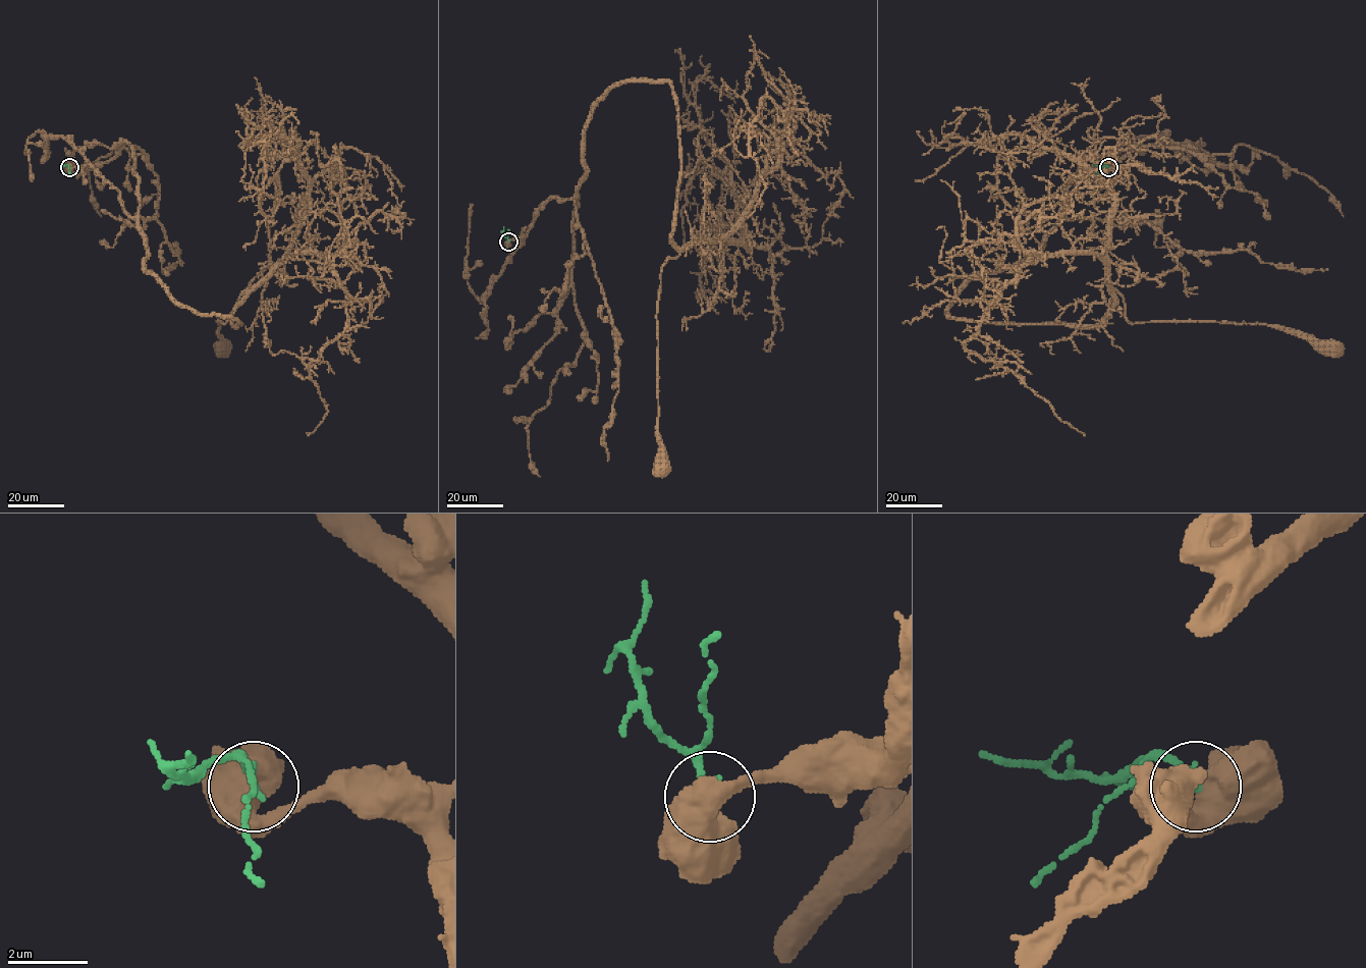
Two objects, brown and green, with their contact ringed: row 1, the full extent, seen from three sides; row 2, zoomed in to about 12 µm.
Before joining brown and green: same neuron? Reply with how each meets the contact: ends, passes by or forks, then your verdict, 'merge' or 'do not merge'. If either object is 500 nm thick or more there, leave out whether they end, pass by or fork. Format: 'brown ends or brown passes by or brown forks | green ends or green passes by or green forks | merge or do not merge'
do not merge

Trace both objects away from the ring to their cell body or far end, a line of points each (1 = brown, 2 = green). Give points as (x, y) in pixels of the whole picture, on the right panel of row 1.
1: (1107, 167), (947, 316), (1096, 325), (1114, 289), (1133, 323), (1331, 348)
2: (1107, 167), (1093, 164)

